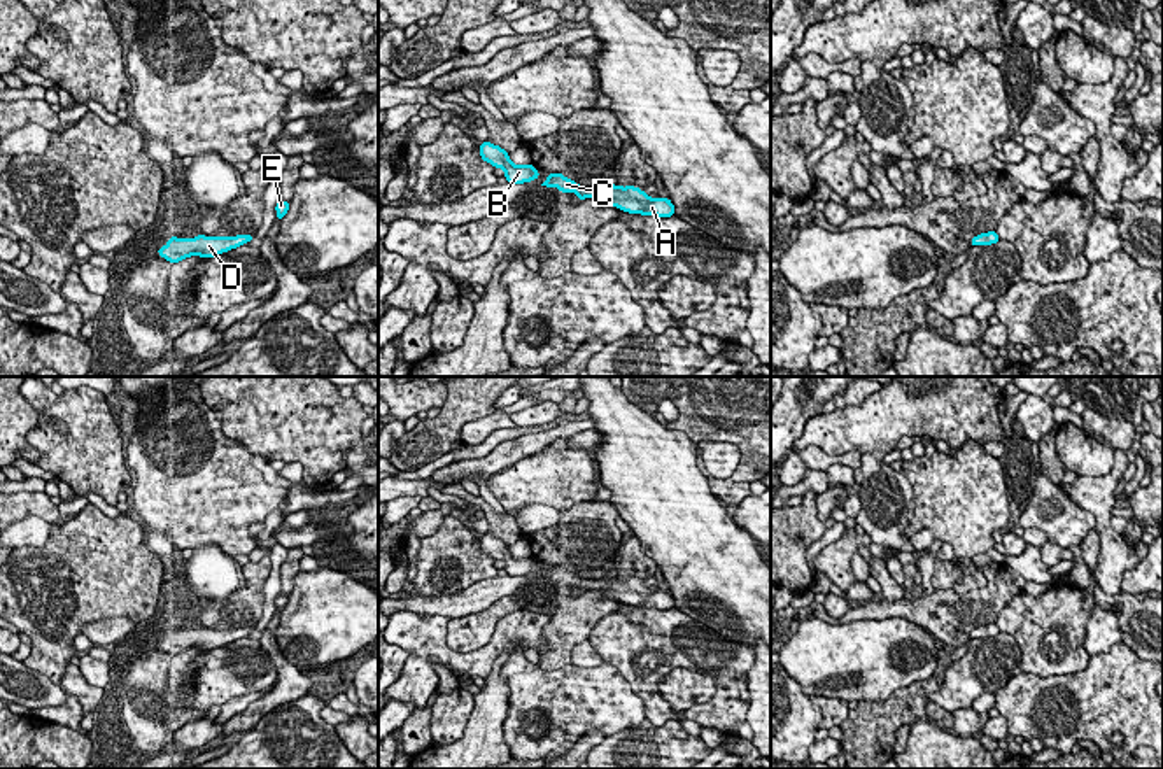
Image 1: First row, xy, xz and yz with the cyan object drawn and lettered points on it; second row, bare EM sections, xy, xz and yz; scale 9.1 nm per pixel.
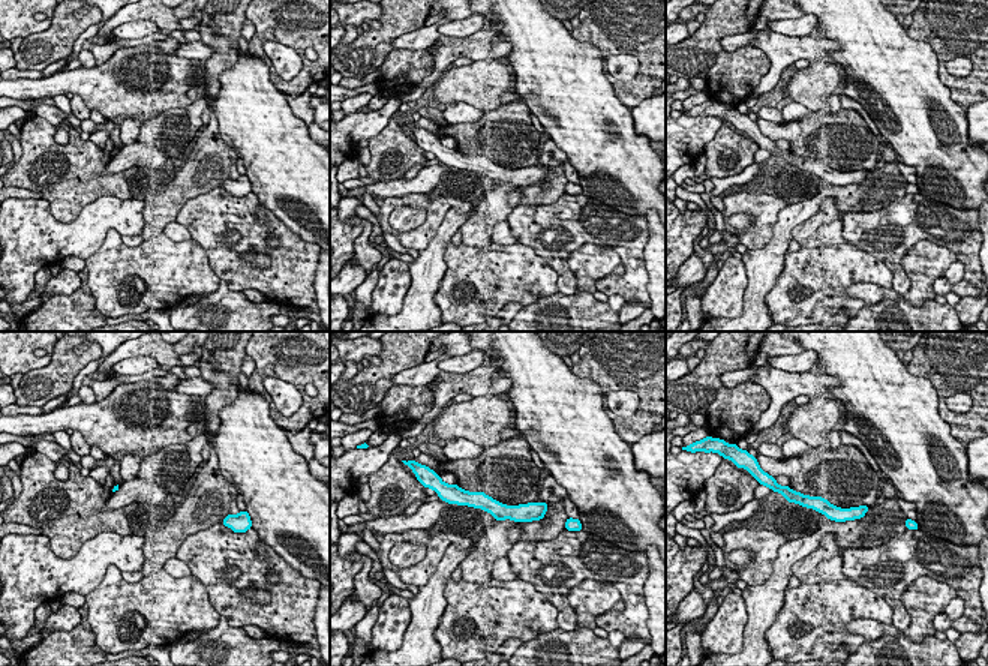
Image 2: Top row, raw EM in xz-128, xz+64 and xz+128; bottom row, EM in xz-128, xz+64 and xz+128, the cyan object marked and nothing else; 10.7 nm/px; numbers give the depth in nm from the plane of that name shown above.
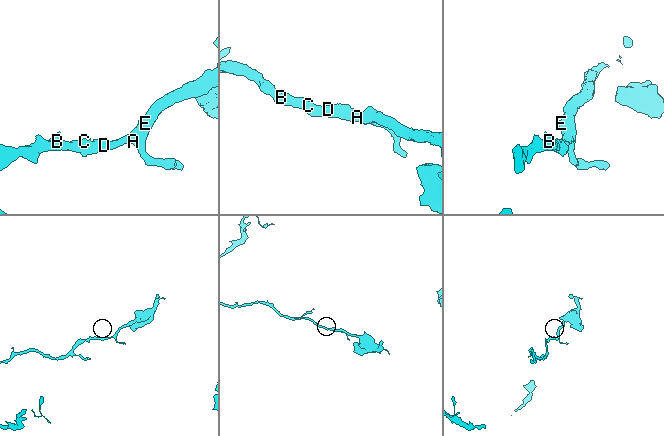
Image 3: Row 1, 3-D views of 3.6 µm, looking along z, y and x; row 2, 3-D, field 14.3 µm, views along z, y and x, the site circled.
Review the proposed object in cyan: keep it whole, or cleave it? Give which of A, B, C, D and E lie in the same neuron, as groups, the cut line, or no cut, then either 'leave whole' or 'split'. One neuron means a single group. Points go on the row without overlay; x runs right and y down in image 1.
groups A B C D E; cut none; leave whole

